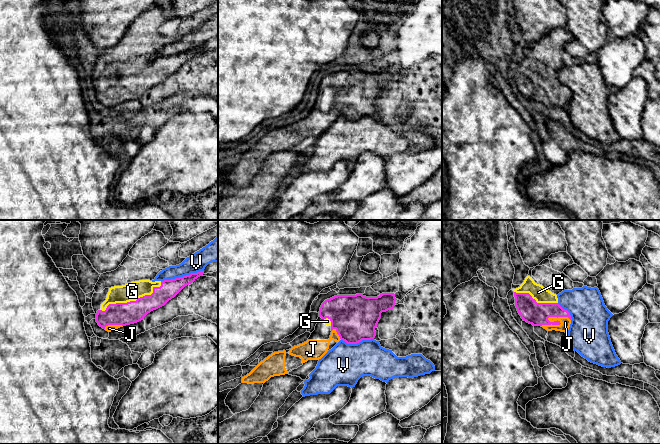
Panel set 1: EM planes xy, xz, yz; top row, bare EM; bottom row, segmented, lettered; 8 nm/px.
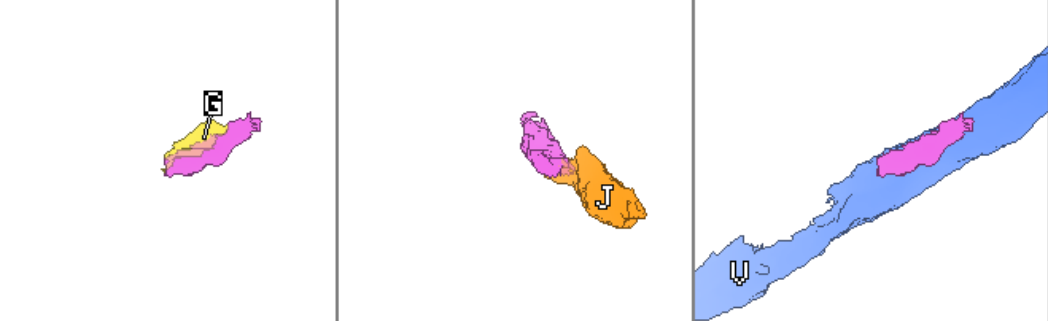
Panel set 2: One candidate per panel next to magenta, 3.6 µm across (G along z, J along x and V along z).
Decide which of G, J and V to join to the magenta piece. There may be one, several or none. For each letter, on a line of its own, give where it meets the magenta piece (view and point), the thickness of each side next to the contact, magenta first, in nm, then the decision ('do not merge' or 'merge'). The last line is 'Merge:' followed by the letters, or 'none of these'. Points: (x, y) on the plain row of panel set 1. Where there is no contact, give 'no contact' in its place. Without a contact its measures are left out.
G: xy (133, 77) | 180/150 nm | merge
J: yz (557, 96) | 190/80 nm | merge
V: xy (183, 52) | 150/150 nm | do not merge
Merge: G, J

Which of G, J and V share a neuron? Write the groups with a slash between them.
G J / V

